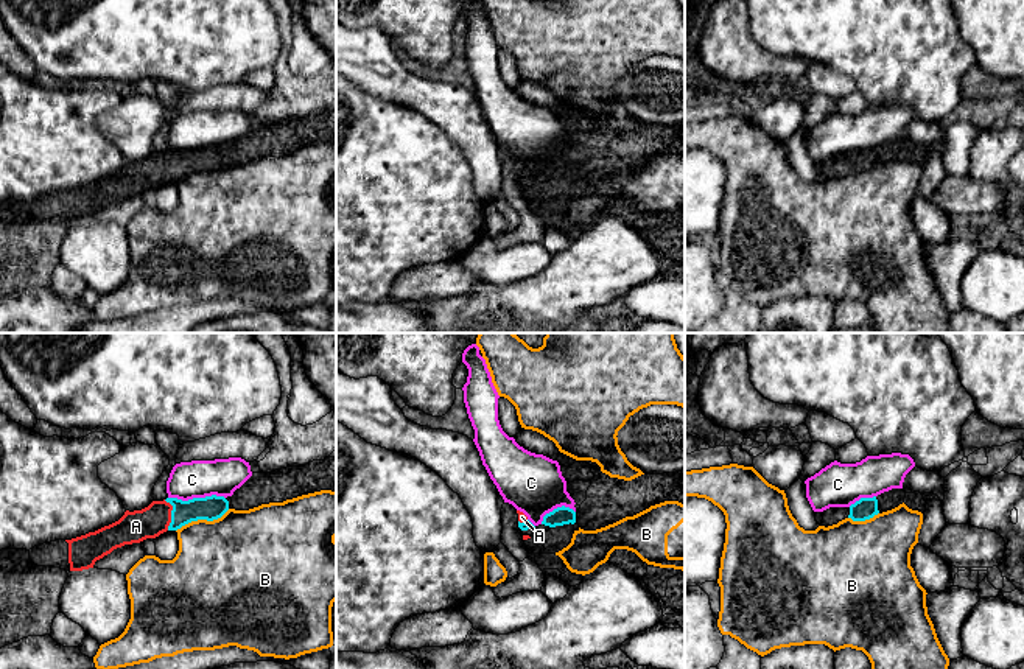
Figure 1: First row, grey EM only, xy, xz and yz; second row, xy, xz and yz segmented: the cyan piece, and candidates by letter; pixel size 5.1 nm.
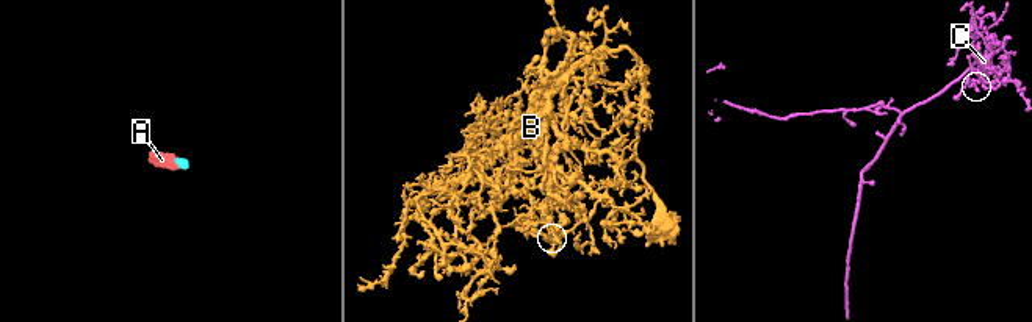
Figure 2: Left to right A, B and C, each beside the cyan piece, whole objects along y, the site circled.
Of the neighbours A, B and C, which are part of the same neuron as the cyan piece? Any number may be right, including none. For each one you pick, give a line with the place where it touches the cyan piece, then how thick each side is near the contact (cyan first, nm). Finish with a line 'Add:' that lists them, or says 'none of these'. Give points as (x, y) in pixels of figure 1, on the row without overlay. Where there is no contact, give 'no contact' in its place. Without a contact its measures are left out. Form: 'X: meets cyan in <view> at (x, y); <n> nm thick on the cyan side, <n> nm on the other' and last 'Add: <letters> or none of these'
A: meets cyan in xy at (171, 165); 130 nm thick on the cyan side, 160 nm on the other
Add: A

